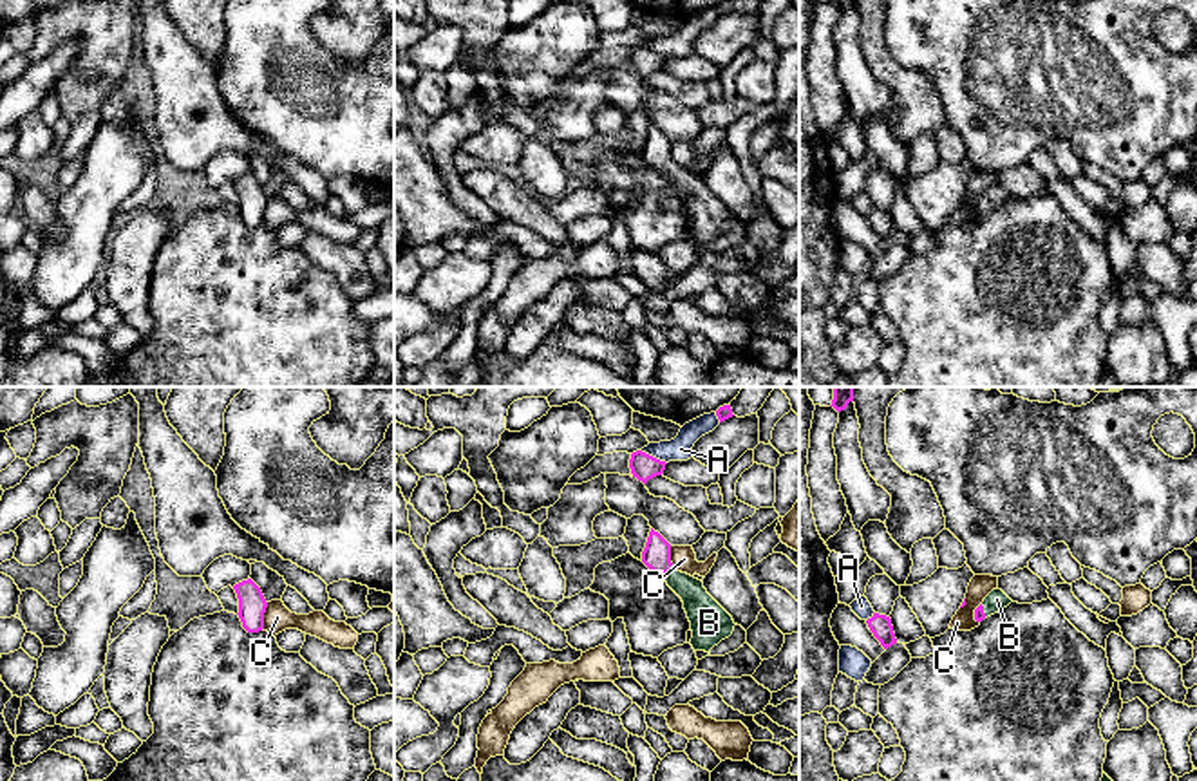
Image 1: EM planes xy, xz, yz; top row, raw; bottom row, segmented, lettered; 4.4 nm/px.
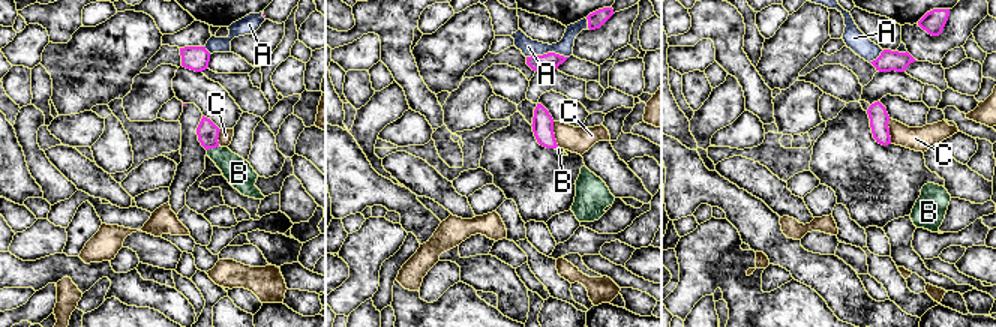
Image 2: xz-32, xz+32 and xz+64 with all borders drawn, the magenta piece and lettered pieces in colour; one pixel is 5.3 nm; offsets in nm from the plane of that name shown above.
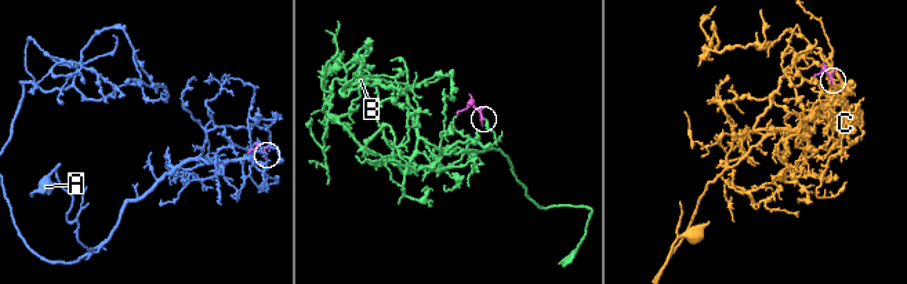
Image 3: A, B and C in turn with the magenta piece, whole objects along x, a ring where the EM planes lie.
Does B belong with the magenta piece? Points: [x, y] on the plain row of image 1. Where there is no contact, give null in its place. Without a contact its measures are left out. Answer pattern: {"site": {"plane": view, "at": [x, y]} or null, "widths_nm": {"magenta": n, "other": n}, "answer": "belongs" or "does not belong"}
{"site": {"plane": "xz", "at": [668, 167]}, "widths_nm": {"magenta": 130, "other": 150}, "answer": "belongs"}

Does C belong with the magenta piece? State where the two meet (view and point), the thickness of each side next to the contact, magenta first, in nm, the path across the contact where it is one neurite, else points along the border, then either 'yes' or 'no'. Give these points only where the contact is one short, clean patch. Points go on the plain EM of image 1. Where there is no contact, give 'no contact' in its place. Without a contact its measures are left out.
meets magenta in xy at (263, 210); 130 nm thick on the magenta side, 120 nm on the other; border along xy (268, 197), (263, 208), (263, 223); no

